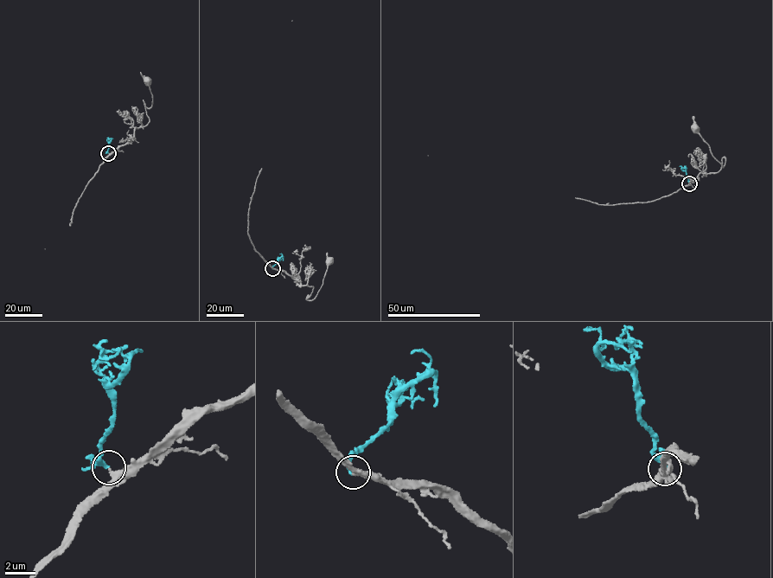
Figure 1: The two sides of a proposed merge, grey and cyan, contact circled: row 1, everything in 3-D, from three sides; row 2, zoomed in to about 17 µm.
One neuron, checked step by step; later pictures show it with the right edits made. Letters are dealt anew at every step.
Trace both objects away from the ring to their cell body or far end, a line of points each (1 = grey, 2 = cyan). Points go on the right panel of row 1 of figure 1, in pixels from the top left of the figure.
1: (690, 183), (701, 173), (703, 176), (717, 172), (724, 157), (725, 162), (723, 166), (713, 156), (694, 128)
2: (690, 183), (680, 166)

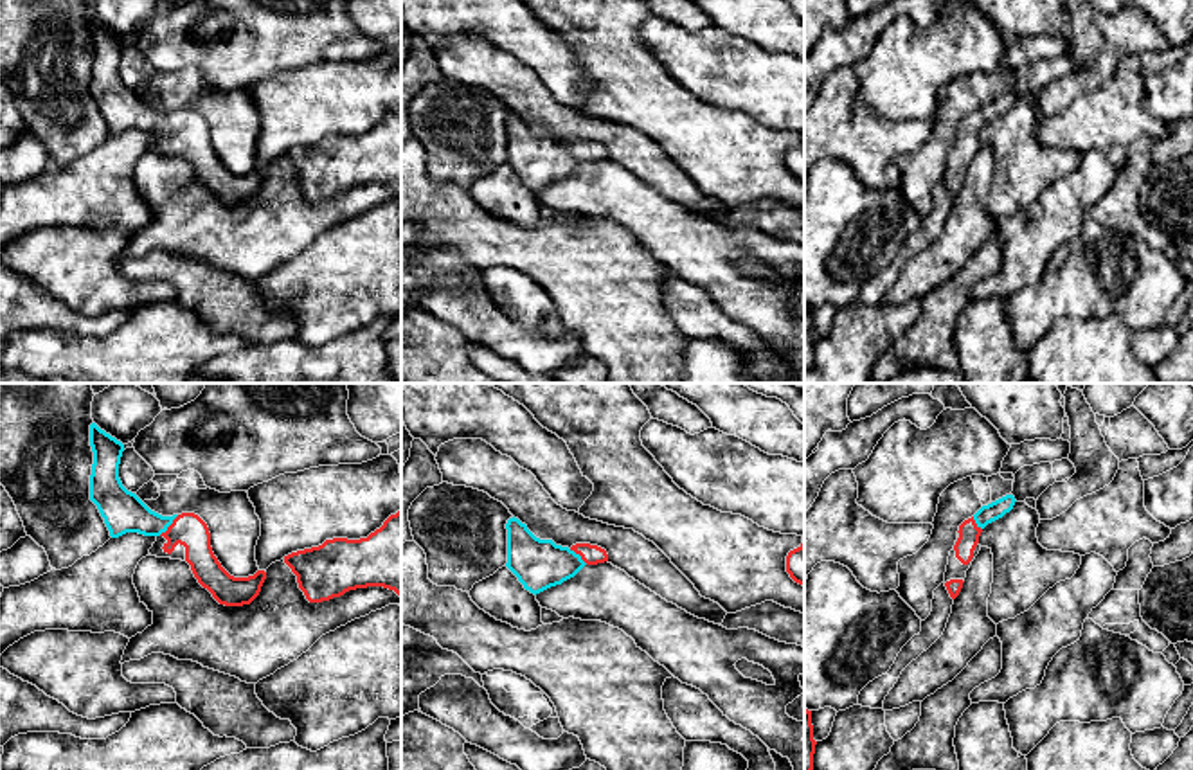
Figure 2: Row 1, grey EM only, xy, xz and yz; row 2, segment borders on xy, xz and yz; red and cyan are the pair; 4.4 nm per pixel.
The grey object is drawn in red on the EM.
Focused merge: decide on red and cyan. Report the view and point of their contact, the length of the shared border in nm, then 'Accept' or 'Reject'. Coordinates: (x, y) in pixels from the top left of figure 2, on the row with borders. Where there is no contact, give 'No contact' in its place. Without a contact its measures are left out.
Touches red at xy (170, 526). Shared border 130 nm. Accept

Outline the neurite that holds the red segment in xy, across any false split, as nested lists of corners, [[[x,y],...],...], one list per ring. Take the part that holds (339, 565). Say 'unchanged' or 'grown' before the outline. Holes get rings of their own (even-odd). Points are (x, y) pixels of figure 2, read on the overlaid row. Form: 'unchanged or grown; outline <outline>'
unchanged; outline [[[401,509],[367,538],[326,540],[284,556],[284,563],[309,603],[367,586],[383,586],[401,597]]]

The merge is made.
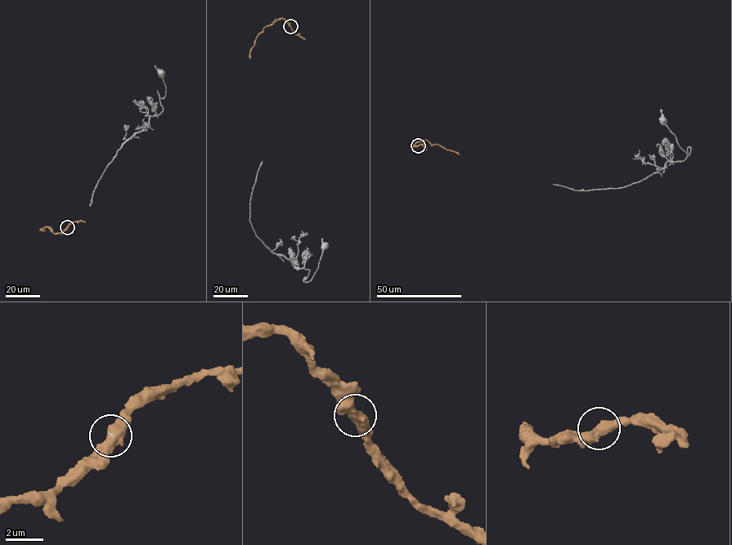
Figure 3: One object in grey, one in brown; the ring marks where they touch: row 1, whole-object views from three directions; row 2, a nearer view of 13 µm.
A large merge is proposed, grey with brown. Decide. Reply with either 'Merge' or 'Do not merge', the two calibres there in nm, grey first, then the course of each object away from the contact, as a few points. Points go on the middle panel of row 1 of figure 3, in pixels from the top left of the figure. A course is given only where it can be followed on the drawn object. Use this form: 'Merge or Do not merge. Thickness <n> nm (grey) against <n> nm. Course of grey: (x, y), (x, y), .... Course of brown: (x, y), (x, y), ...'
Merge. Thickness 70 nm (grey) against 550 nm. Course of grey: (290, 26), (249, 220), (264, 245), (309, 270), (304, 281), (316, 271), (325, 246). Course of brown: (290, 26), (280, 19), (267, 25), (256, 37), (249, 59)

